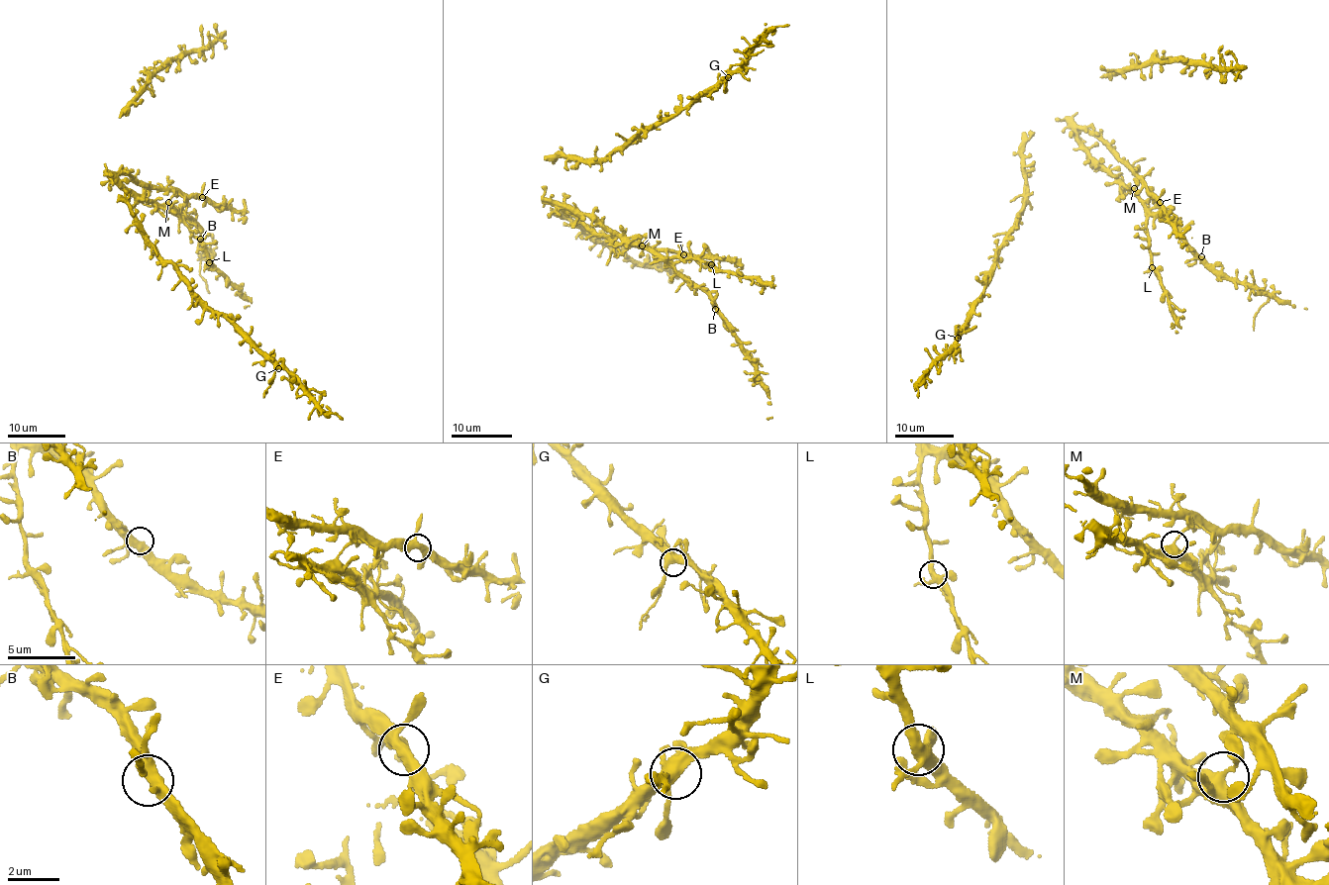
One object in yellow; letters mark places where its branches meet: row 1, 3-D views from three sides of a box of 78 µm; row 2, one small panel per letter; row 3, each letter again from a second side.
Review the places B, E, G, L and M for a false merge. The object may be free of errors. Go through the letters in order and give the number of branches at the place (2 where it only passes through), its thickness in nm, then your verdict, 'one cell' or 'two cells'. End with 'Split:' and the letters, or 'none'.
B: 3 | 380 nm | one cell
E: 4 | 400 nm | one cell
G: 4 | 440 nm | one cell
L: 4 | 380 nm | one cell
M: 4 | 440 nm | one cell
Split: none

